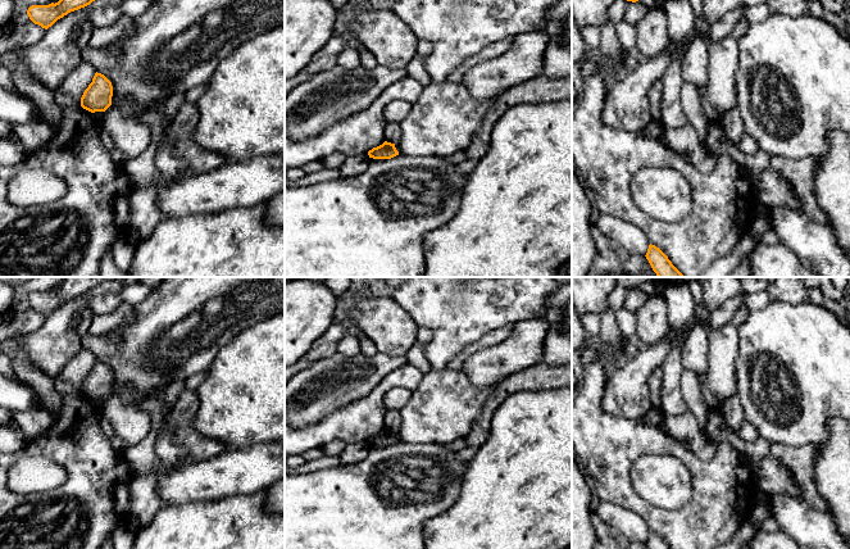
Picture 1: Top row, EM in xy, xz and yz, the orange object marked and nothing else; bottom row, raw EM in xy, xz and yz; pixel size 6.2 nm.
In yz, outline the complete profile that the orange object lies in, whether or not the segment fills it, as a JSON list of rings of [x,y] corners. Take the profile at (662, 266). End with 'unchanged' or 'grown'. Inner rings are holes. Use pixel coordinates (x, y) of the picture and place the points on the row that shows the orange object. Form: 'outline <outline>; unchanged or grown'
outline [[[649,245],[646,259],[658,277],[685,277],[655,245]]]; unchanged

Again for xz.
outline [[[385,141],[382,145],[369,150],[368,155],[373,159],[391,159],[399,155],[399,151],[396,150],[395,144]]]; unchanged

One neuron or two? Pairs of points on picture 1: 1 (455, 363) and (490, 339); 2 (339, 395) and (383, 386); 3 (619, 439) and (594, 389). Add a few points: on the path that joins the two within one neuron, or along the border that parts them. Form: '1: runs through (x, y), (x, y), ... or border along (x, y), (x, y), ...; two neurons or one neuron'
1: runs through (464, 354), (481, 344); one neuron
2: border along (395, 370), (386, 375), (364, 396), (346, 405); two neurons
3: runs through (607, 426), (594, 413), (594, 402); one neuron

